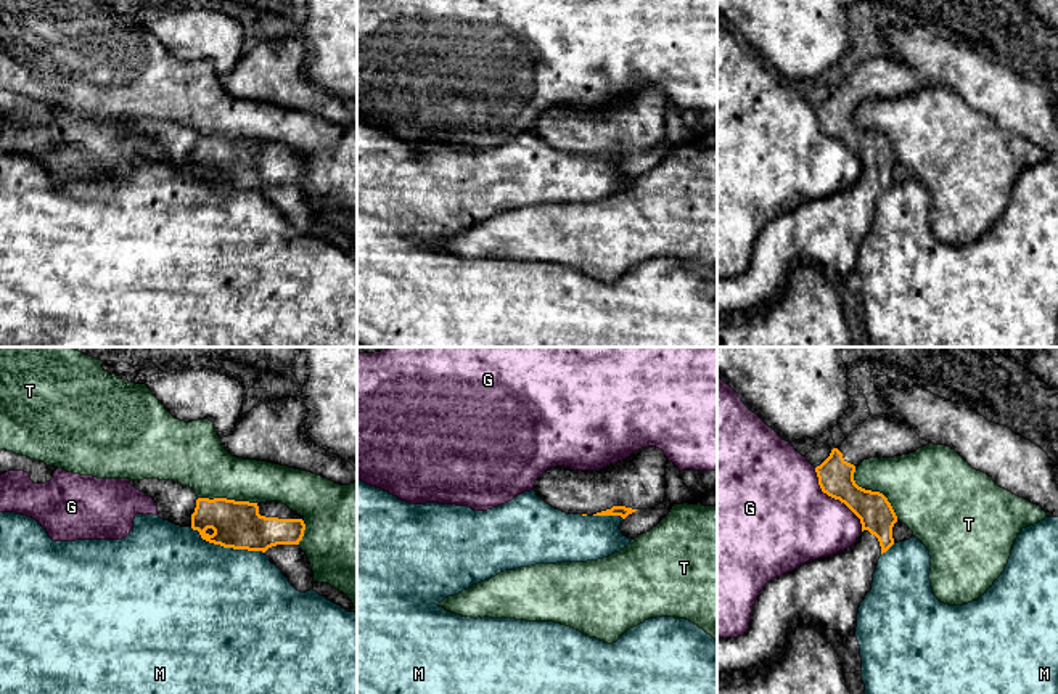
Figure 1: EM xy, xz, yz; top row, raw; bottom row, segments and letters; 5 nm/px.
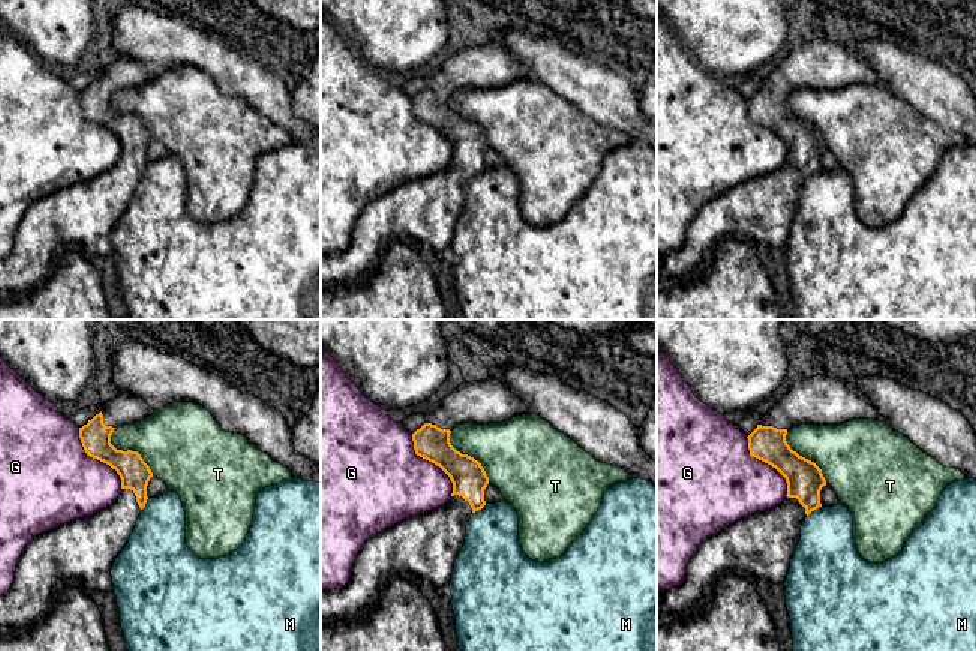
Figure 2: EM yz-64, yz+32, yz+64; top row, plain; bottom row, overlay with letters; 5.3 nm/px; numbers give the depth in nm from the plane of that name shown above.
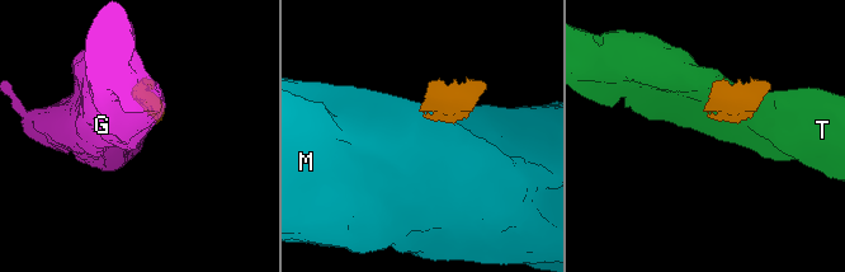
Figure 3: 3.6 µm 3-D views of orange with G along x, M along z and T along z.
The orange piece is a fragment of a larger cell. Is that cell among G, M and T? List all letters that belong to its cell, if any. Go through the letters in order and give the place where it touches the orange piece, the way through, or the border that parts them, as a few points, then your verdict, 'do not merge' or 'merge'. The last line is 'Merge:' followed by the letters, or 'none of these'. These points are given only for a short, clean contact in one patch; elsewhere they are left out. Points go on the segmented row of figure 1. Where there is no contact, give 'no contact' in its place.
G: contact yz (835, 498); do not merge
M: contact xy (232, 547); border xy (198, 534), (224, 547), (261, 550), (264, 553); do not merge
T: contact yz (873, 492); do not merge
Merge: none of these

